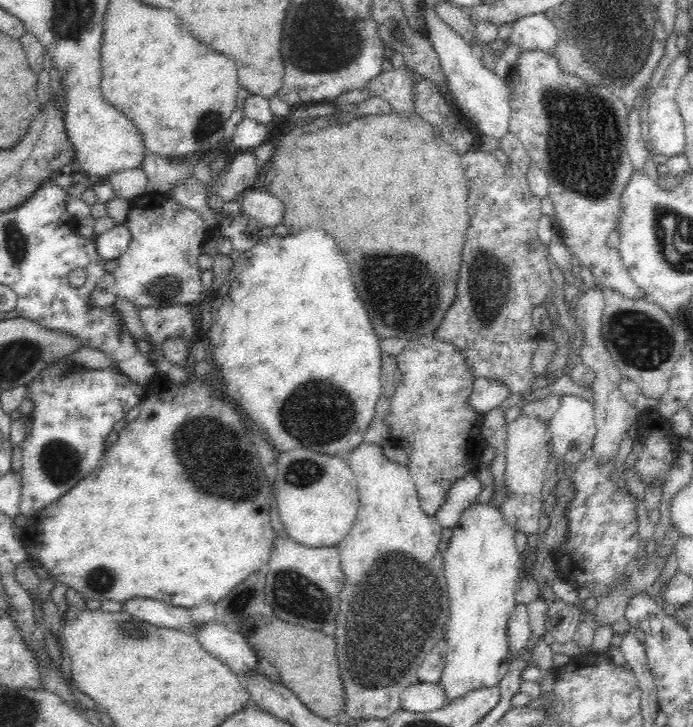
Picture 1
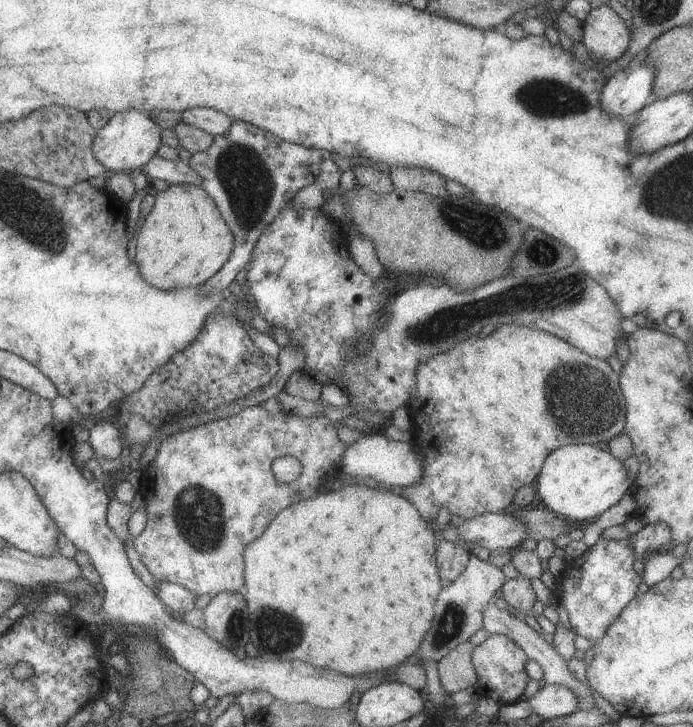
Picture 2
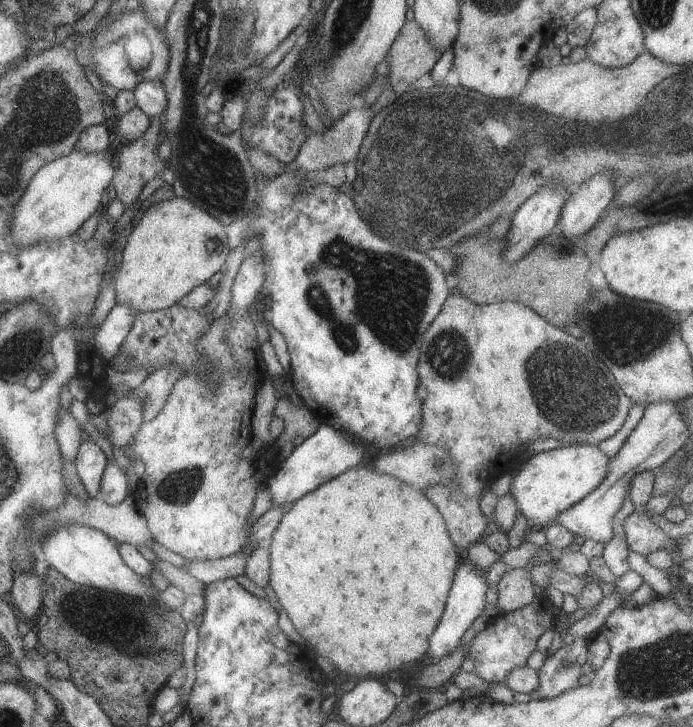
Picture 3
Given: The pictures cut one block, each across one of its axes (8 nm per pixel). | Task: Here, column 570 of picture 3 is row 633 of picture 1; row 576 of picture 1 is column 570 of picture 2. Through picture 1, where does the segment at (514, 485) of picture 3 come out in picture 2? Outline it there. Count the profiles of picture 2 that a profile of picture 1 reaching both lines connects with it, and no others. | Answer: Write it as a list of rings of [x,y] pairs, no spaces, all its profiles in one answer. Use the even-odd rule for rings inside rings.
[[[565,445],[545,457],[534,487],[547,509],[582,526],[619,502],[625,490],[631,490],[631,484],[623,463],[609,451],[593,445]]]

